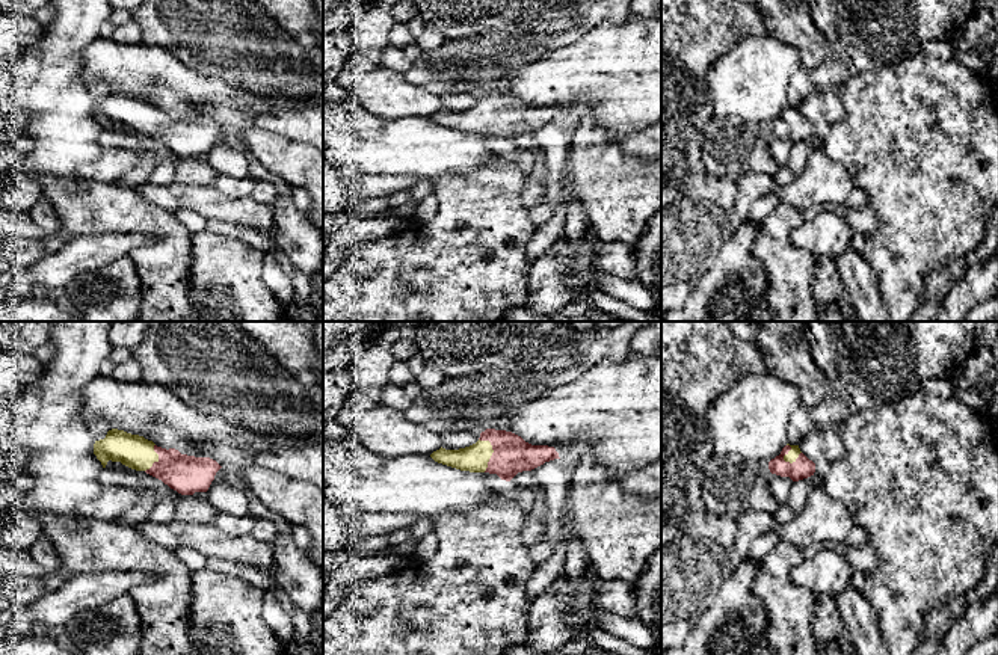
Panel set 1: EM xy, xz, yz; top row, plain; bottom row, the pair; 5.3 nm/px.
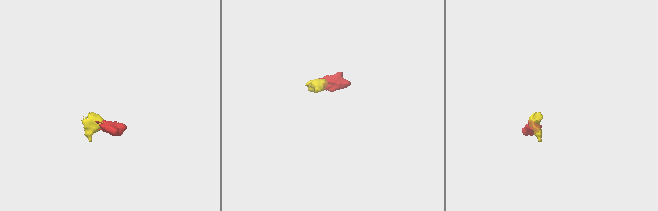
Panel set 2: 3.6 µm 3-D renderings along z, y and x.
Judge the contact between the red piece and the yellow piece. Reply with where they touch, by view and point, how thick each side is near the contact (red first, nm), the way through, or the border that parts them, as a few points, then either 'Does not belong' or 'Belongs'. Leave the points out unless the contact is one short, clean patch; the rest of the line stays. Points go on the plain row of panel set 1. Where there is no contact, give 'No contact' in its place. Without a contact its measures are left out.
Touches red at xz (494, 113). Thickness 200 nm (red) against 140 nm. Path across: xz (512, 116), (494, 113), (474, 119). Belongs

